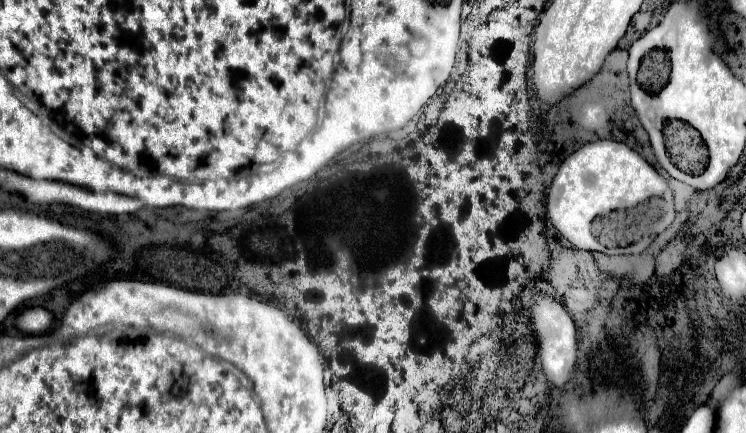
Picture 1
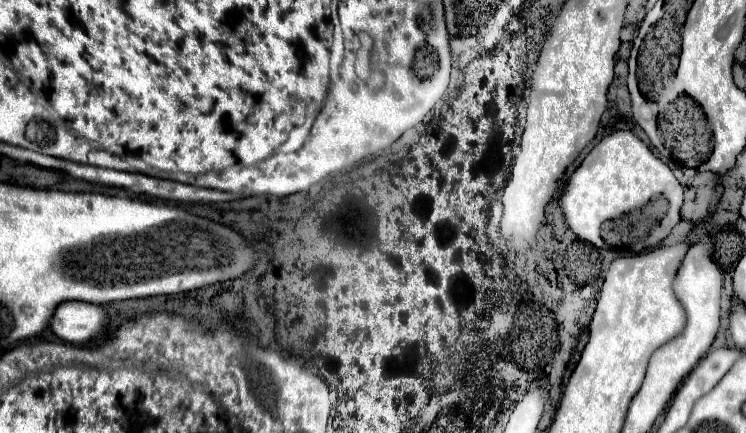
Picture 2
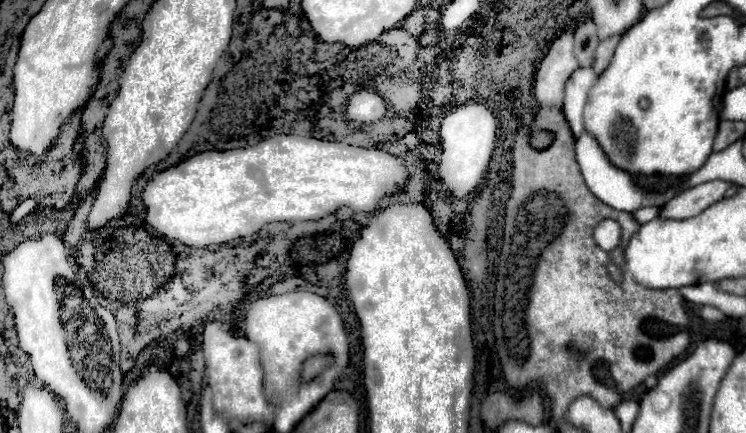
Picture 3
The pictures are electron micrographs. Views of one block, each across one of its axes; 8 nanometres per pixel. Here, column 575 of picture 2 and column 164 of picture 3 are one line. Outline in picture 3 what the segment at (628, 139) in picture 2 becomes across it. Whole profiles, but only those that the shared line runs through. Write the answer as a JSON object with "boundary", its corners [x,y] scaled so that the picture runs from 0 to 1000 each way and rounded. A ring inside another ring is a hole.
{"boundary":[[[373,309],[365,319],[357,319],[351,328],[346,328],[343,337],[330,337],[330,342],[316,342],[316,346],[300,346],[300,351],[290,351],[290,346],[279,346],[279,351],[268,351],[260,356],[257,365],[249,365],[244,374],[239,374],[233,388],[220,393],[206,402],[198,416],[198,430],[190,443],[190,462],[196,476],[196,503],[198,517],[204,517],[212,536],[223,540],[225,550],[241,554],[252,568],[282,568],[282,564],[298,564],[306,554],[314,554],[319,545],[335,545],[340,536],[349,531],[351,517],[362,517],[362,513],[399,513],[399,508],[429,508],[440,494],[448,494],[453,480],[464,476],[472,490],[485,490],[485,494],[499,494],[509,480],[509,471],[536,443],[542,443],[542,430],[547,420],[547,393],[539,379],[536,365],[509,346],[507,337],[475,337],[475,333],[458,333],[458,328],[434,328],[426,319],[416,319],[416,314],[397,314],[397,309]]]}

